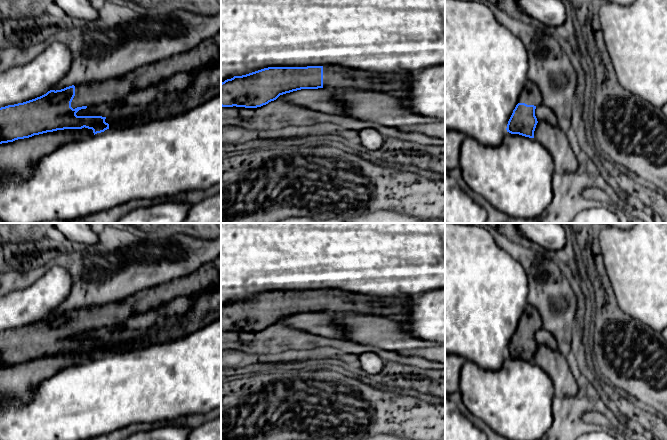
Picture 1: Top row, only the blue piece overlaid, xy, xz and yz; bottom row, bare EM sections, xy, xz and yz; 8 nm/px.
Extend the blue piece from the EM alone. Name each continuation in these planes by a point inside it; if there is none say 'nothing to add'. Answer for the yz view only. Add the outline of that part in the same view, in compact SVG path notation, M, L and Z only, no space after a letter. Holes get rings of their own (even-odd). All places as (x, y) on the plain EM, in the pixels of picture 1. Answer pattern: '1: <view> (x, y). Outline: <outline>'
1: yz (531, 319). Outline: M527 303L524 308L518 327L525 327L527 329L534 329L536 331L541 329L542 319L538 309Z

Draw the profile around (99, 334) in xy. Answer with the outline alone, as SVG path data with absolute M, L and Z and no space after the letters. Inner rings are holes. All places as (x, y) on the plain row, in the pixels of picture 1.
M102 328L94 331L87 331L86 333L79 334L77 340L102 340L103 338L116 336L119 333L119 329L113 328Z

